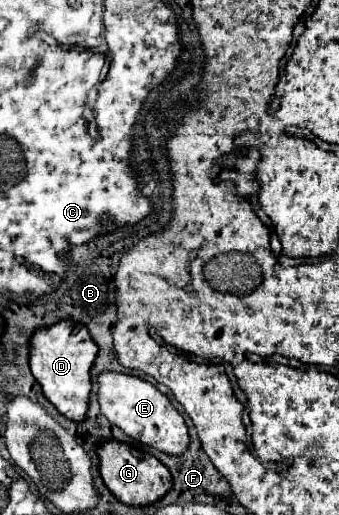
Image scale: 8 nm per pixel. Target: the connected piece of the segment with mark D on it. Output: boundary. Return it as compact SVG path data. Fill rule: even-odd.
M57 323L53 327L35 331L31 339L31 373L41 385L43 395L61 415L71 421L83 421L89 409L91 393L91 365L97 355L97 345L91 339L87 327L79 323Z

